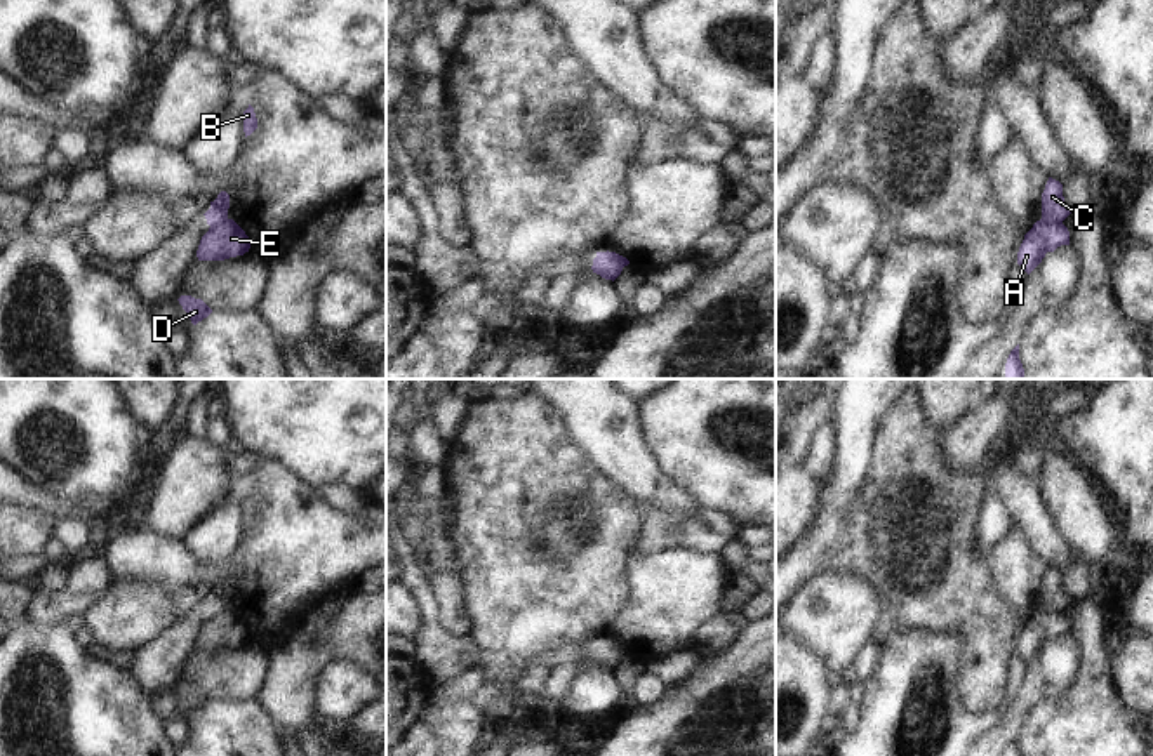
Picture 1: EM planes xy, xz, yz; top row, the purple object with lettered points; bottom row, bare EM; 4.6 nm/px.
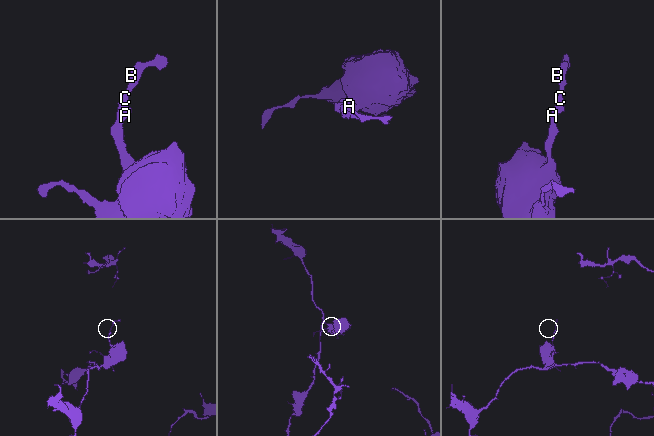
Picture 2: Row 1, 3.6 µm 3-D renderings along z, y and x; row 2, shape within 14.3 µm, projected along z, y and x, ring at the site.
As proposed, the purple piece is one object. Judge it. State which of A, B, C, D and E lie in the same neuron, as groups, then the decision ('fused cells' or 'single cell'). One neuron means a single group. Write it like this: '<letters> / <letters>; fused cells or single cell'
A D E / B C; fused cells

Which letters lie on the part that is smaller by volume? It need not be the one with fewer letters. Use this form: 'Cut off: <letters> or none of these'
Cut off: B, C

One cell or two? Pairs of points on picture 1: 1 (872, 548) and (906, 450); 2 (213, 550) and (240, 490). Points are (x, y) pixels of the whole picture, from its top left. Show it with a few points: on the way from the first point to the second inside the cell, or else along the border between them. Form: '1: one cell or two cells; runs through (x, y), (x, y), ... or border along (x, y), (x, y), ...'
1: one cell; runs through (896, 523), (906, 510), (906, 475)
2: one cell; runs through (218, 536), (232, 504)

